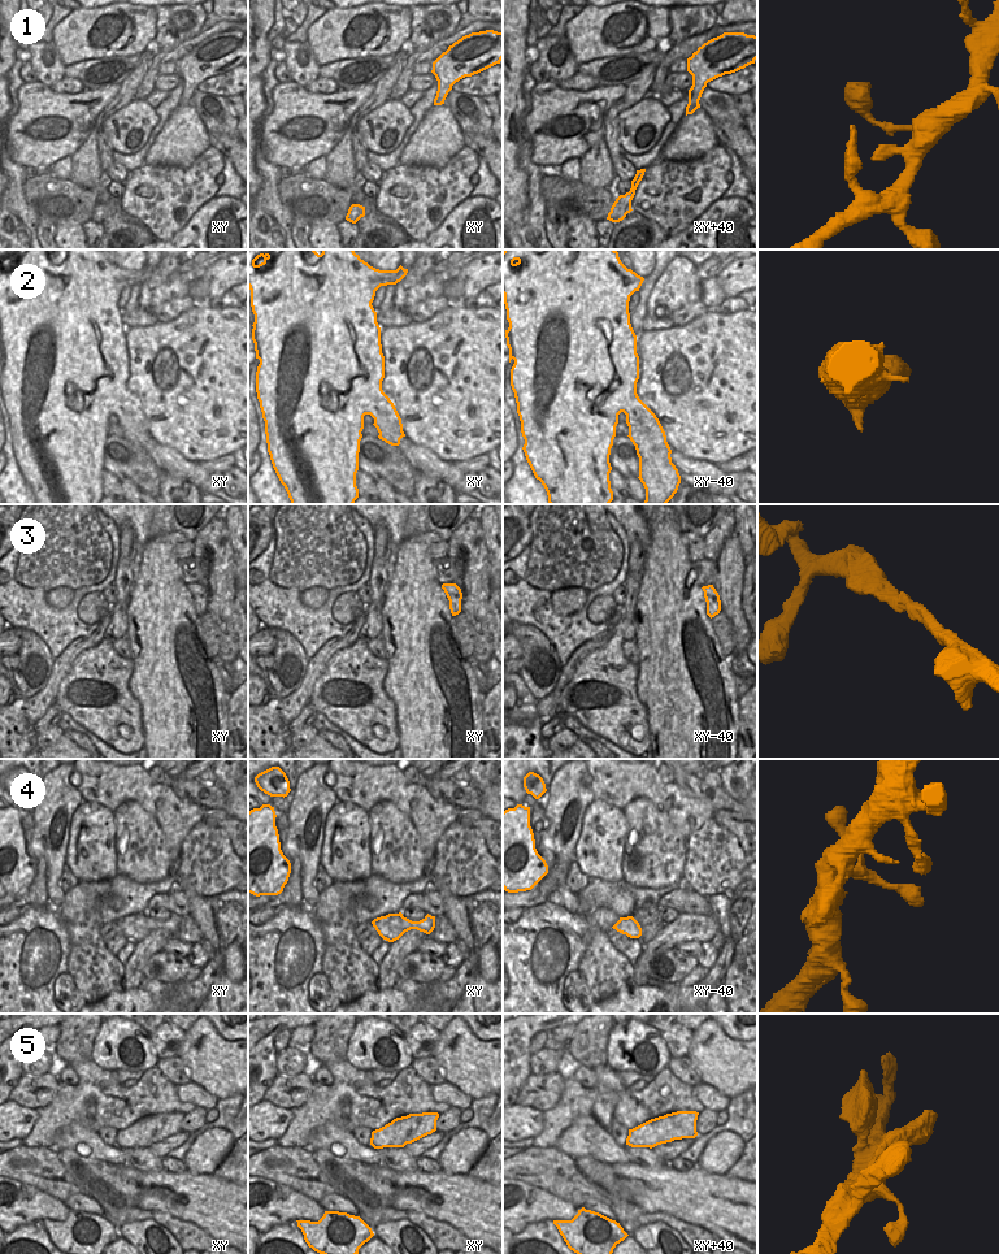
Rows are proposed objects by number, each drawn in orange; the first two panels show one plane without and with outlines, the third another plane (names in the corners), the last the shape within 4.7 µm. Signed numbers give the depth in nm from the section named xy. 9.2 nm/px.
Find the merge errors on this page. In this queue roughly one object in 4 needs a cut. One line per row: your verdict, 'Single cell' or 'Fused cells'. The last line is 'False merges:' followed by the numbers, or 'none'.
1: Single cell
2: Single cell
3: Single cell
4: Single cell
5: Single cell
False merges: none.

